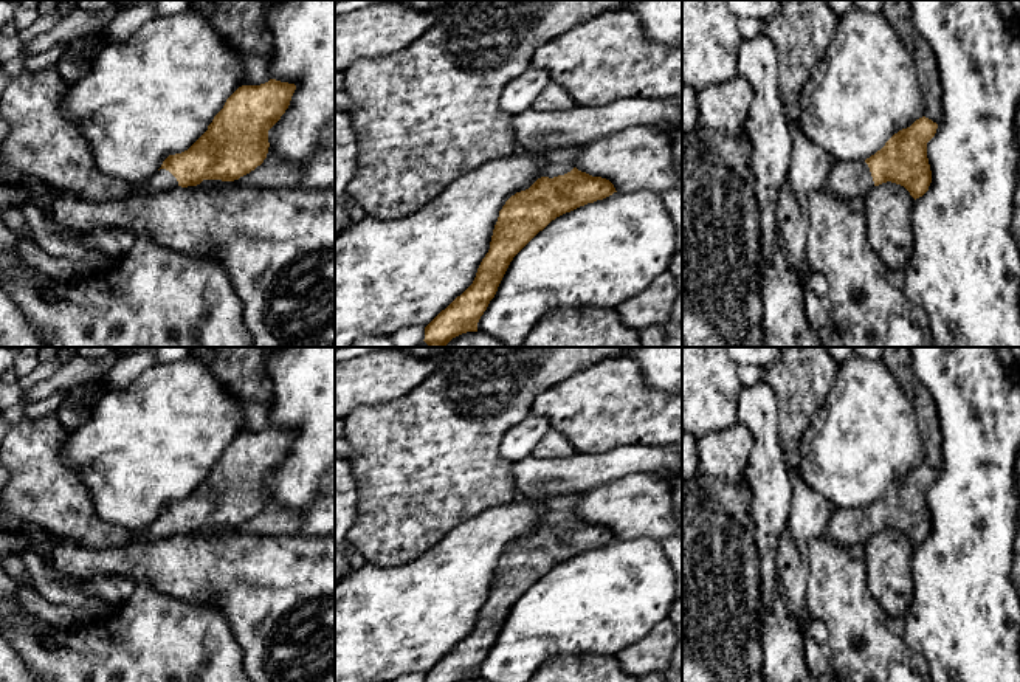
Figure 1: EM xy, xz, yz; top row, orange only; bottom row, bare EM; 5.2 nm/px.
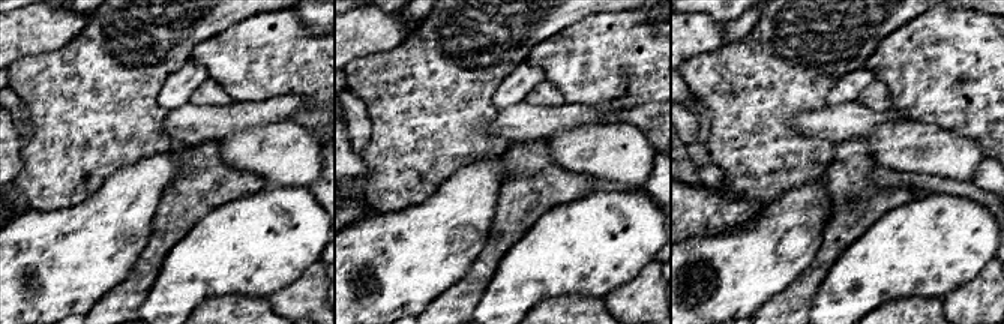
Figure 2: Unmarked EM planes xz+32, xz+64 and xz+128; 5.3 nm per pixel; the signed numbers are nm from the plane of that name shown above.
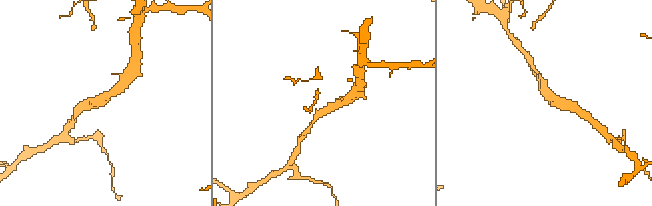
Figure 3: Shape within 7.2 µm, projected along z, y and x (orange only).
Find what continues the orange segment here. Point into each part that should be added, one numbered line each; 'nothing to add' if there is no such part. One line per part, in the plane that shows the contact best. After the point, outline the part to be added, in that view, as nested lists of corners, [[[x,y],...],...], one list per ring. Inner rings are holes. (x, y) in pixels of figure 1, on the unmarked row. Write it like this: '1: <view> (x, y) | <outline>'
1: xz (558, 509) | [[[550,496],[546,502],[546,512],[541,516],[541,524],[558,524],[570,519],[575,512],[575,499],[572,496]]]

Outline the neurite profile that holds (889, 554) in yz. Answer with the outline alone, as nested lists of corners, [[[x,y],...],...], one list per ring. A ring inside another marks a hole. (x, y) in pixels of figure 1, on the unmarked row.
[[[891,529],[874,533],[865,544],[867,583],[888,617],[905,617],[913,600],[913,547]]]

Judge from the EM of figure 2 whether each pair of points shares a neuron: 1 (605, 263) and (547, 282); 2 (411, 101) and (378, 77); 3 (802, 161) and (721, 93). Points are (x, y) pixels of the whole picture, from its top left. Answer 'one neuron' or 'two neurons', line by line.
1: one neuron
2: one neuron
3: one neuron

